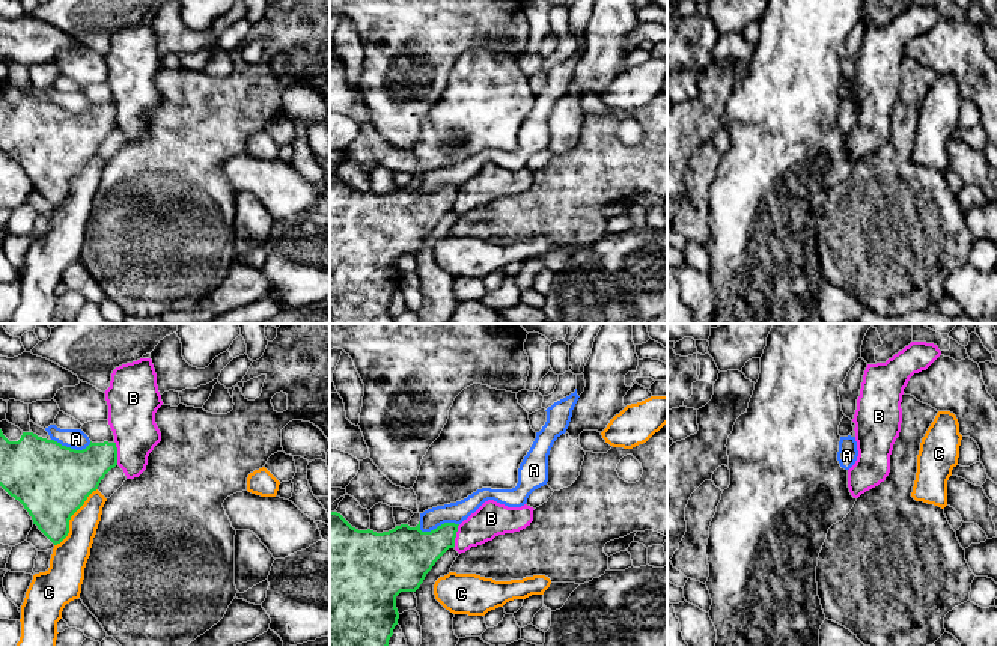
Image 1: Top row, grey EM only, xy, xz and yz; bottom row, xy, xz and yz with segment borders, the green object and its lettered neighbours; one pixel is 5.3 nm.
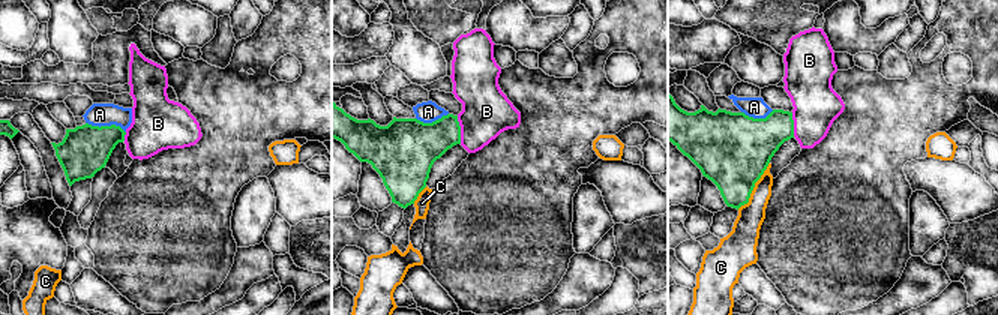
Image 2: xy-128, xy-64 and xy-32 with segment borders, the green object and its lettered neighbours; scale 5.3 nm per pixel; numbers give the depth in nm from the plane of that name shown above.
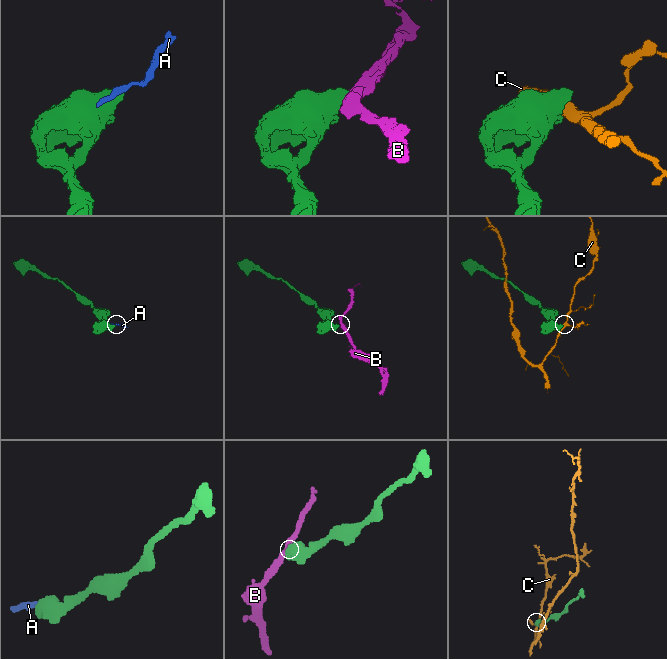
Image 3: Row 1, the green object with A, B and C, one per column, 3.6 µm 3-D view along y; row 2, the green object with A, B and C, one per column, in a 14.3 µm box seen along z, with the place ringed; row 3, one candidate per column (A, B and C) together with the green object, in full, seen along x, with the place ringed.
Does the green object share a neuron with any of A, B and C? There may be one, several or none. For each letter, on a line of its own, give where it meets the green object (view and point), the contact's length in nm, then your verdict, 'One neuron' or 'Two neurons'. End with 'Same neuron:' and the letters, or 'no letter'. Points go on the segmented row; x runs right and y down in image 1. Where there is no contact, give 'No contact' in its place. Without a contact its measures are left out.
A: Touches green at xz (439, 526). Shared border 220 nm. Two neurons
B: Touches green at xy (116, 454). Shared border 130 nm. Two neurons
C: Touches green at xy (70, 518). Shared border 380 nm. Two neurons
Same neuron: no letter

